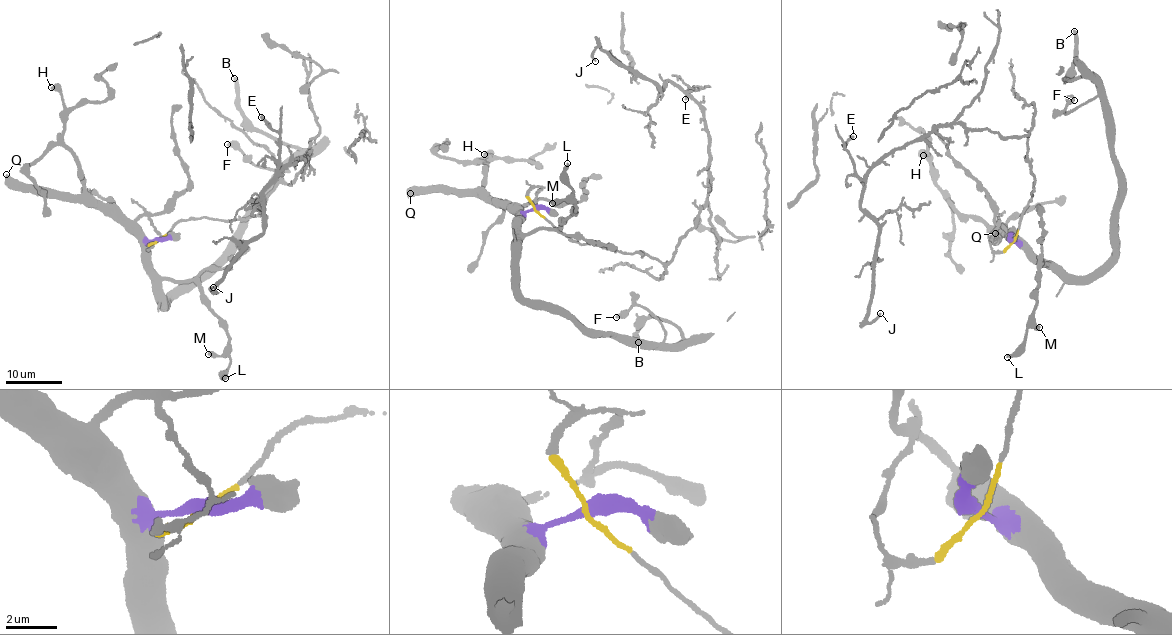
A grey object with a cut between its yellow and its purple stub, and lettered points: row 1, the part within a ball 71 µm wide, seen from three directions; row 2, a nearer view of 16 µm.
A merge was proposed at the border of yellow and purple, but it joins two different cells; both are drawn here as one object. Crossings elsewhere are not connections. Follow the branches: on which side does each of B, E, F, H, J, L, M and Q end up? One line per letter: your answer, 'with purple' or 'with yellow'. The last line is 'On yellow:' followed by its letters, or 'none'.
B: with purple
E: with yellow
F: with purple
H: with purple
J: with yellow
L: with purple
M: with purple
Q: with purple
On yellow: E, J

